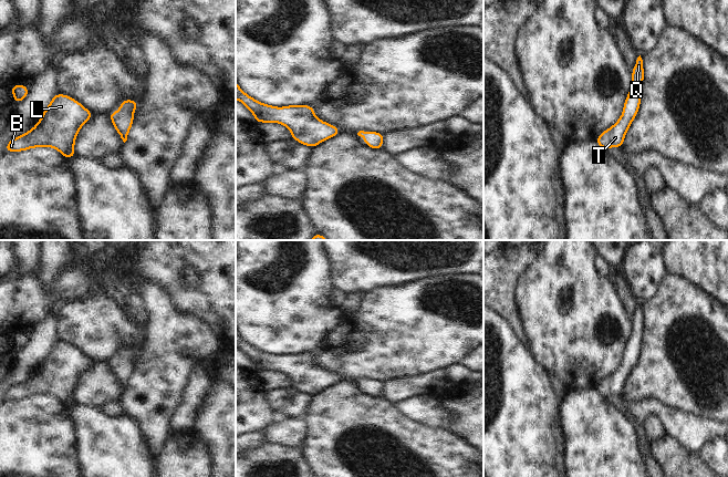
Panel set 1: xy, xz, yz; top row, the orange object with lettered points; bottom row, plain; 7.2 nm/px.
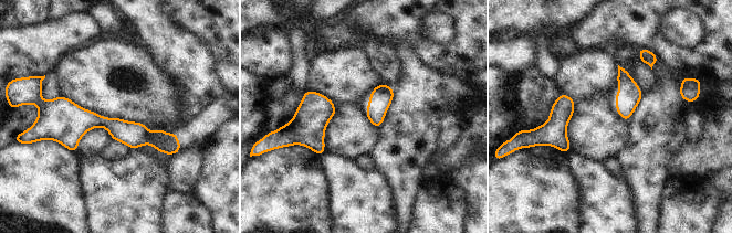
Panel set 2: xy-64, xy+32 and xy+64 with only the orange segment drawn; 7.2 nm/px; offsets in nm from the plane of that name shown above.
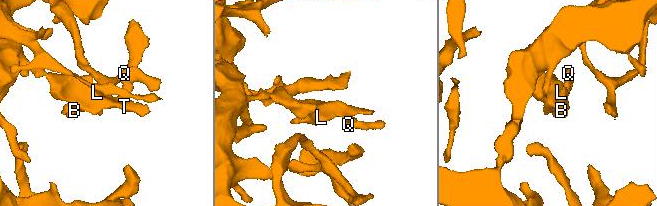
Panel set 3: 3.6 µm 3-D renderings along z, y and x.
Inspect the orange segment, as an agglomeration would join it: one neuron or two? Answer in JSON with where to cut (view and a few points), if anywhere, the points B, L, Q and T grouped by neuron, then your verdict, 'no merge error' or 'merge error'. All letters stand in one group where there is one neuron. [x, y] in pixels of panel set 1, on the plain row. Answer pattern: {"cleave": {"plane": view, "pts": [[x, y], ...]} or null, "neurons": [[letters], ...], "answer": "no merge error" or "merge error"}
{"cleave": null, "neurons": [["B", "L", "Q", "T"]], "answer": "no merge error"}

